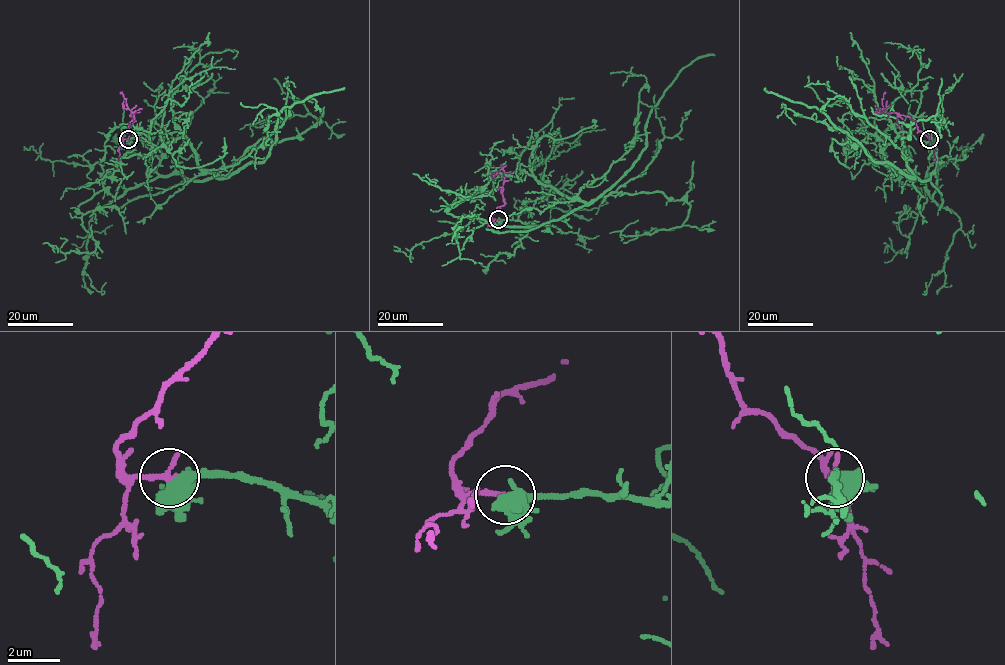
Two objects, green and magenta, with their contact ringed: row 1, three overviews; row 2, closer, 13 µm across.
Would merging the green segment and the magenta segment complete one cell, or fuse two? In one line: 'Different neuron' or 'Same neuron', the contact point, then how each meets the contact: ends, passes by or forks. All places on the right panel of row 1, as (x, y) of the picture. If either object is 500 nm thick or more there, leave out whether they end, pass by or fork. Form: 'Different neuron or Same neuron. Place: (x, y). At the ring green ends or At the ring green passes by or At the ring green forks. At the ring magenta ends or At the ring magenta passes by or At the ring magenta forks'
Same neuron. Place: (929, 139). At the ring green forks. At the ring magenta ends

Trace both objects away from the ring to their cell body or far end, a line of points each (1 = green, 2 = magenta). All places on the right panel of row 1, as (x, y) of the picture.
1: (929, 140), (937, 174), (921, 180), (908, 168), (902, 139), (915, 122), (937, 113), (946, 127), (930, 120)
2: (929, 139), (908, 117), (894, 112), (880, 113), (884, 108), (884, 93)

